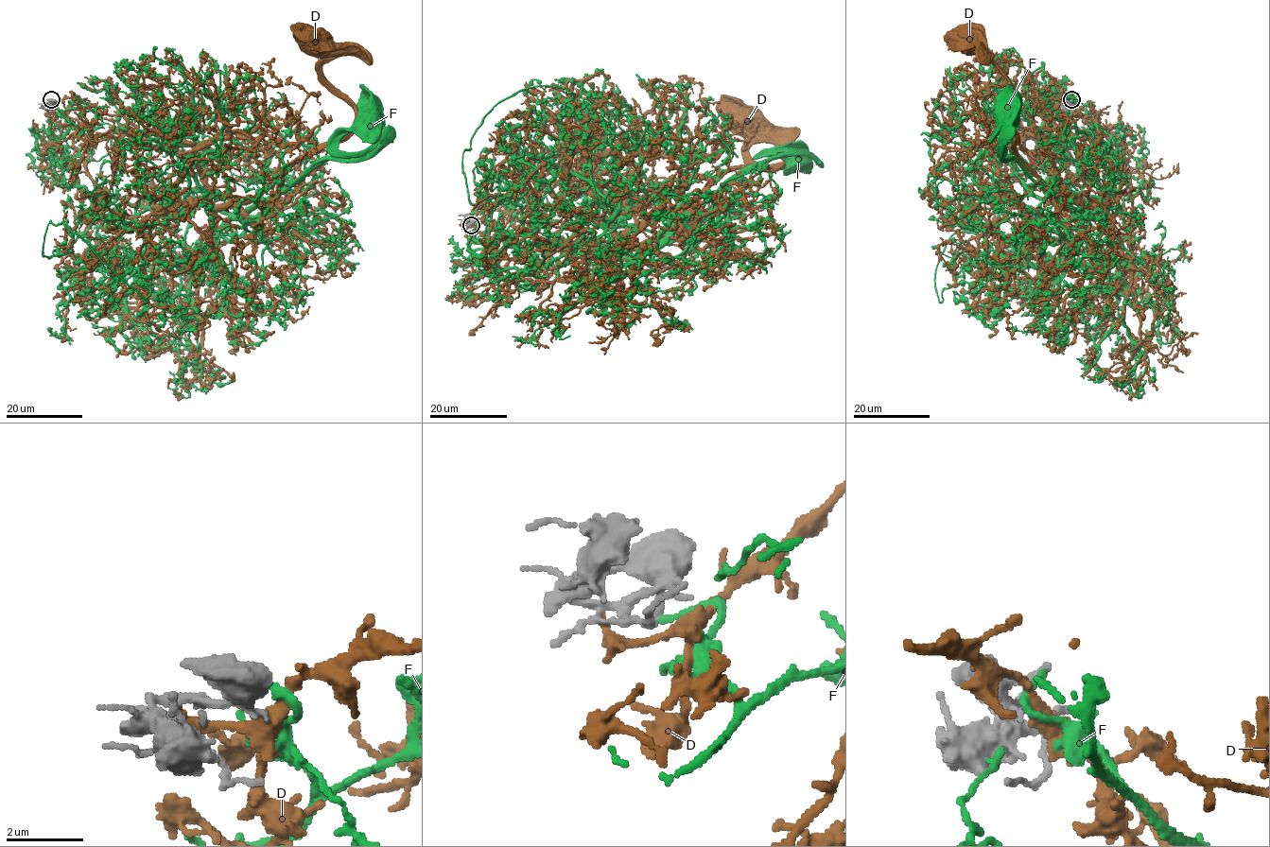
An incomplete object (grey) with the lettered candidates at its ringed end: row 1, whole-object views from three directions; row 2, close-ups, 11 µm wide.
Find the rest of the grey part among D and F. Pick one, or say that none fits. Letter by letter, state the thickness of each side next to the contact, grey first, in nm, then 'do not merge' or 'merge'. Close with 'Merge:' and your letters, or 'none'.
D: 240/240 nm | do not merge
F: 240/160 nm | do not merge
Merge: none

